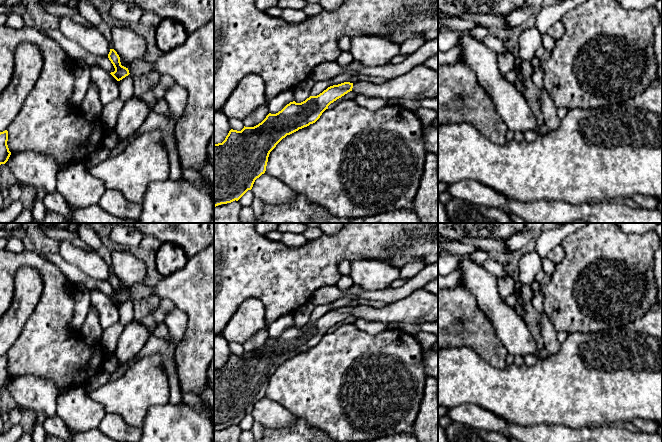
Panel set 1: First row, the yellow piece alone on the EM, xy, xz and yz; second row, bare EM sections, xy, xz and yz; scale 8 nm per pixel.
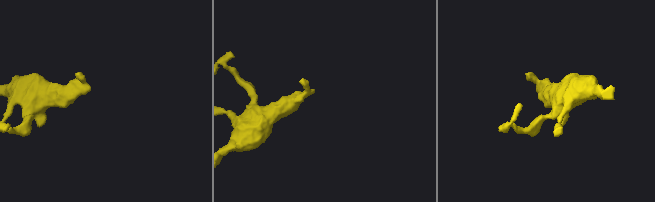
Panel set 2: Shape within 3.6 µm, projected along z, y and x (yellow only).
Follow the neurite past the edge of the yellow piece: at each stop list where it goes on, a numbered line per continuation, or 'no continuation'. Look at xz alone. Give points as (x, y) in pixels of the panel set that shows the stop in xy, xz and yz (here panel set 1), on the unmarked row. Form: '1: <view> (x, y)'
1: xz (421, 306)

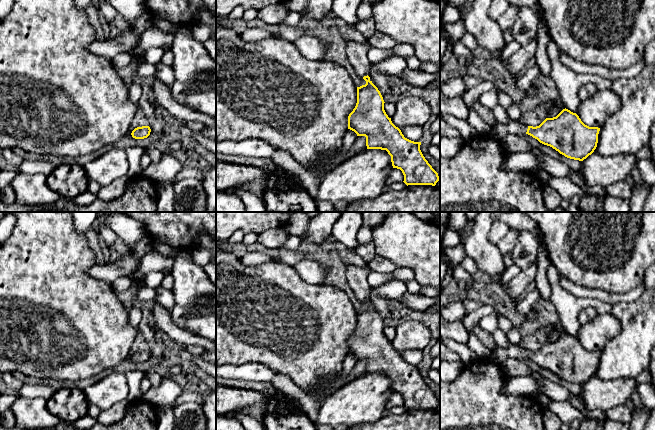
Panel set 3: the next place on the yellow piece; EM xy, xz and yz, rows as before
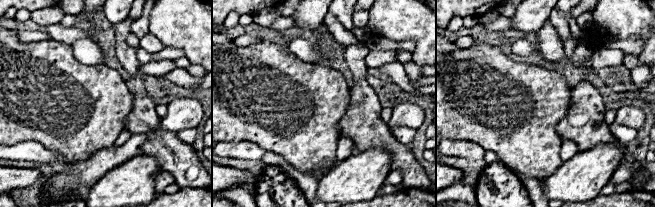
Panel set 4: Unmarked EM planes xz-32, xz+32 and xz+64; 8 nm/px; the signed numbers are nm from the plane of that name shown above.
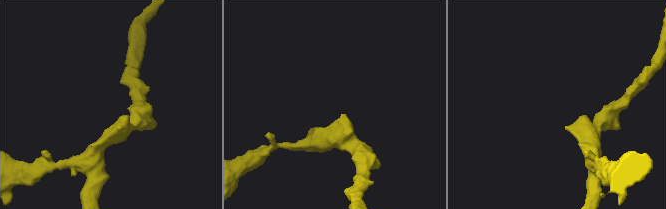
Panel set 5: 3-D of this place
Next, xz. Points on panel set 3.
1: xz (356, 276)

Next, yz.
1: yz (501, 354)

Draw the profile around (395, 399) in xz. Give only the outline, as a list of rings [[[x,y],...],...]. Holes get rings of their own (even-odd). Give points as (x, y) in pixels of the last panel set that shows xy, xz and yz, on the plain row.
[[[393,392],[389,396],[389,398],[385,404],[385,411],[390,410],[393,407],[403,406],[403,405],[404,405],[404,399],[403,399],[402,395],[400,393]]]

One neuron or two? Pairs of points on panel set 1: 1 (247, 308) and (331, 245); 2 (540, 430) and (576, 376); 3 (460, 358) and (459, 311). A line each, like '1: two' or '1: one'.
1: two
2: two
3: two

